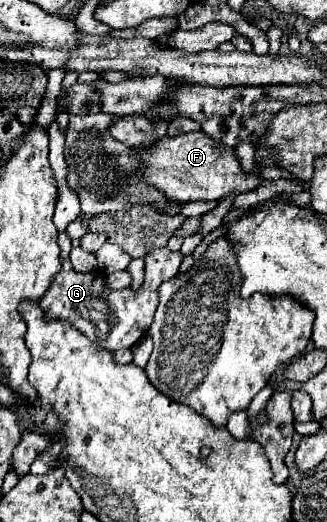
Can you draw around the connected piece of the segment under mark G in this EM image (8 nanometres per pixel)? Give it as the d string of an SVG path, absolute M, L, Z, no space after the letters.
M66 233L58 235L58 245L60 245L60 259L62 259L62 271L56 275L54 283L46 291L46 295L40 299L40 309L44 311L46 319L60 319L68 321L72 327L82 331L92 343L98 343L100 347L108 351L118 351L118 349L130 349L134 343L138 343L154 317L156 305L158 305L158 287L164 281L170 281L176 277L178 267L182 263L182 255L178 251L170 251L168 247L164 249L154 249L150 255L144 259L144 283L140 285L138 291L132 287L112 291L106 287L104 275L100 271L92 273L78 273L72 269L70 263L70 237Z

